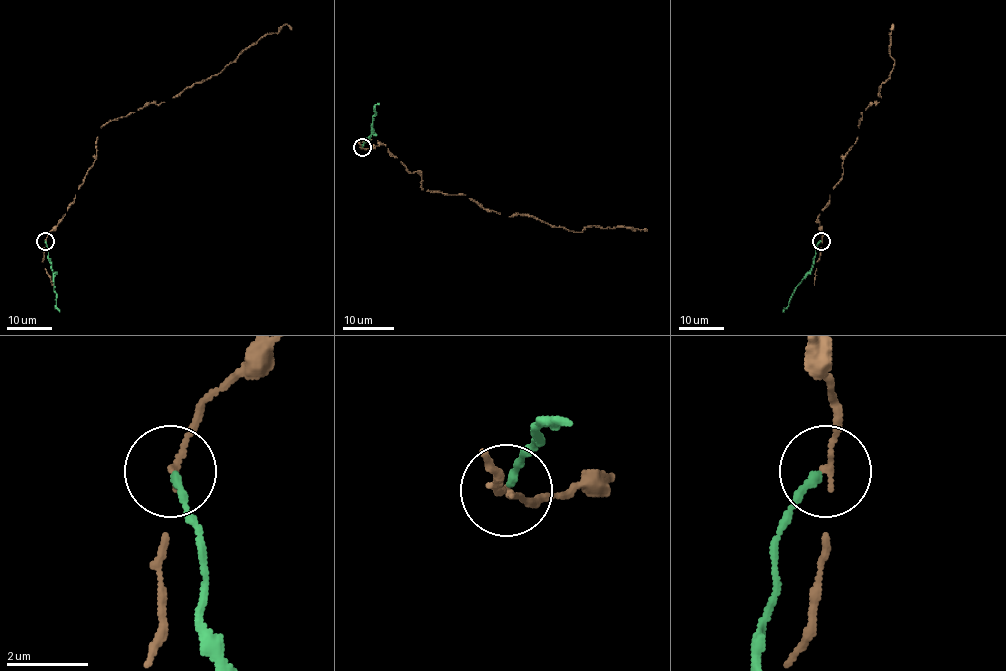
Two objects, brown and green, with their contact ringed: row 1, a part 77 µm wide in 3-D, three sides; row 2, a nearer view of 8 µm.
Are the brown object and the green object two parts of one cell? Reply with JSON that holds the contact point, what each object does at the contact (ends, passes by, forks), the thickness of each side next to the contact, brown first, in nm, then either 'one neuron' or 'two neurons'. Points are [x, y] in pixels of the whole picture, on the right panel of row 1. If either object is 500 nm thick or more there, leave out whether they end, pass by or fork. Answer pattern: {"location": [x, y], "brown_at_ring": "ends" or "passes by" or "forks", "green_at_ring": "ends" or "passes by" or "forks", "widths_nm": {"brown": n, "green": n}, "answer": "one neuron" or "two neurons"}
{"location": [821, 241], "brown_at_ring": "ends", "green_at_ring": "ends", "widths_nm": {"brown": 140, "green": 200}, "answer": "two neurons"}

